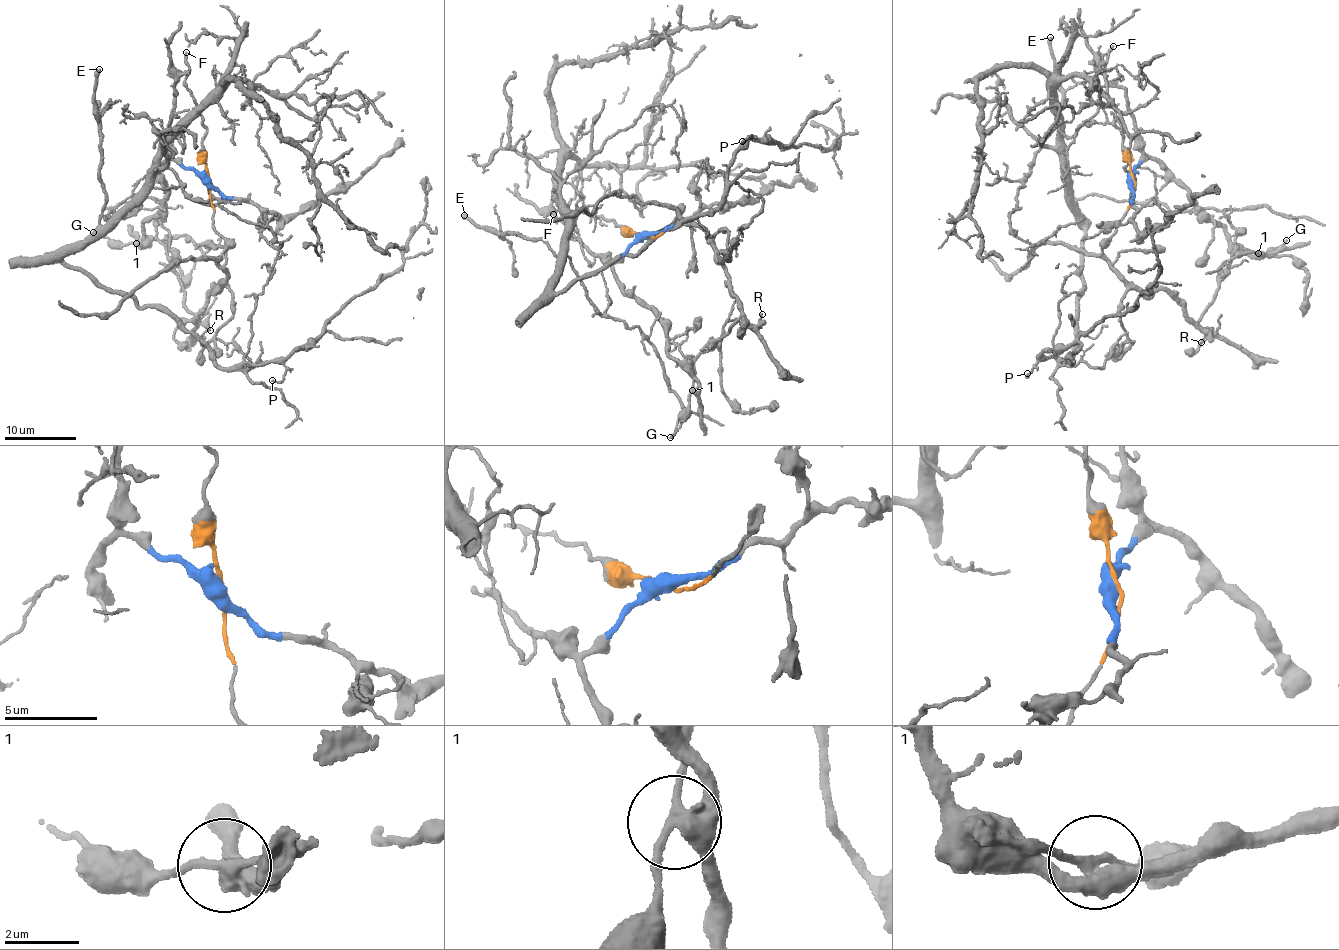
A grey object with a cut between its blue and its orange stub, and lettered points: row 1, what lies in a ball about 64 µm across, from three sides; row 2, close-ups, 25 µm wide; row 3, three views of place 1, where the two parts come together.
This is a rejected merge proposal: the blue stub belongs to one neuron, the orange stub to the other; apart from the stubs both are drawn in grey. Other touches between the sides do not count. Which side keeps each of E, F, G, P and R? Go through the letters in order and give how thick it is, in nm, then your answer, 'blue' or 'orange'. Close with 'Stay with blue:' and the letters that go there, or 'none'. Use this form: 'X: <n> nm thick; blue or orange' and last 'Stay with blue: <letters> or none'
E: 400 nm thick; blue
F: 200 nm thick; orange
G: 180 nm thick; orange
P: 130 nm thick; blue
R: 140 nm thick; orange
Stay with blue: E, P

